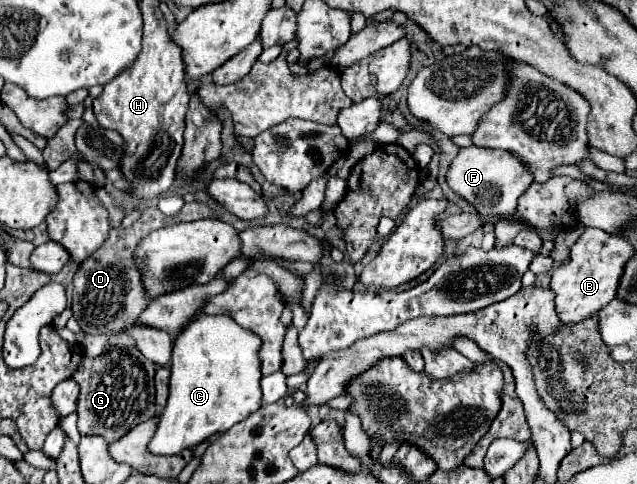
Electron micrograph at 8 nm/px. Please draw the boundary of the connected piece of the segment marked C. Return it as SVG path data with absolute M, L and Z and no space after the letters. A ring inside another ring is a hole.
M204 315L204 319L194 319L194 323L188 323L186 331L180 331L172 349L170 395L162 415L158 417L156 433L148 443L148 451L152 455L178 455L184 449L194 449L208 437L228 431L234 423L240 423L252 415L252 411L260 409L262 375L258 369L258 343L260 339L252 331L238 327L238 323L226 315Z

